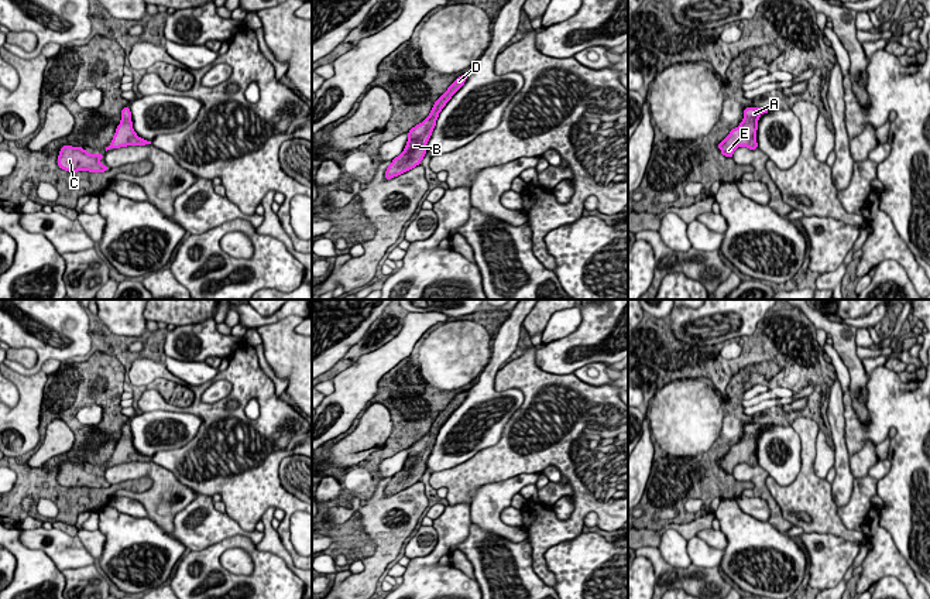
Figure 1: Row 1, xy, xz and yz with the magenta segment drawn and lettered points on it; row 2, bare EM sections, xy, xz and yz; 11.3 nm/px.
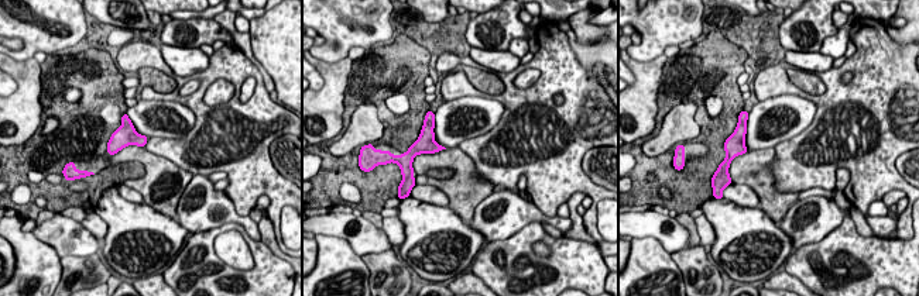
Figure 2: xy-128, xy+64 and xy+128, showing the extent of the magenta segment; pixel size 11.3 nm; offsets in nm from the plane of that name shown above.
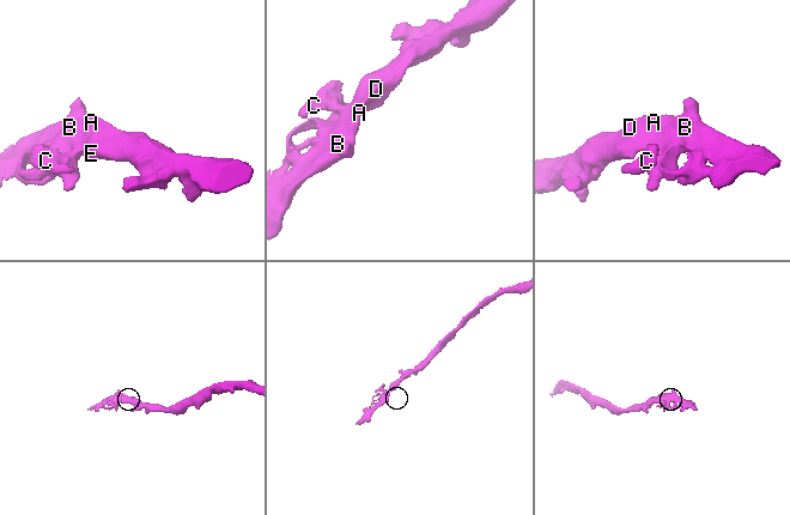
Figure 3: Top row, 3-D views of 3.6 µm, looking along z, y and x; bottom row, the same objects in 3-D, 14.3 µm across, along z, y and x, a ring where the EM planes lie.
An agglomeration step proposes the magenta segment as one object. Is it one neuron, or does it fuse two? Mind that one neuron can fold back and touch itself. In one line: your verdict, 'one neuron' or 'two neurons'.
one neuron

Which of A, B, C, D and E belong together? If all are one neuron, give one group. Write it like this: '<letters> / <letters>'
A B C D E

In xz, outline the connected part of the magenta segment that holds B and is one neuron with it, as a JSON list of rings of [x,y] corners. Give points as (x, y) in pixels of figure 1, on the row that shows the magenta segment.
[[[469,75],[459,76],[447,90],[435,102],[429,116],[408,131],[408,141],[404,151],[392,160],[385,171],[385,179],[398,177],[421,164],[426,154],[426,144],[436,126],[439,113],[452,96],[464,85]]]

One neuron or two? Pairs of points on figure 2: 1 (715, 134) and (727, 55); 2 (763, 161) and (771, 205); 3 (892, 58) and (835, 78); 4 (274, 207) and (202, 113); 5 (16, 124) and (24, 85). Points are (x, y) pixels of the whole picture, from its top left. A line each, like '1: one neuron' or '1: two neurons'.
1: one neuron
2: one neuron
3: one neuron
4: one neuron
5: one neuron

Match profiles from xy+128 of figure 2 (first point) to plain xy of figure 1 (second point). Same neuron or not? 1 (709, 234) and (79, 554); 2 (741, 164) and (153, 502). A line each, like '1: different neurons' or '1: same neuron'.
1: different neurons
2: same neuron

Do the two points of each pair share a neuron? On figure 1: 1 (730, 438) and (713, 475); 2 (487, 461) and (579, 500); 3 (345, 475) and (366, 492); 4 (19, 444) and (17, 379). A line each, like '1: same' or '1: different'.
1: same
2: same
3: same
4: same

